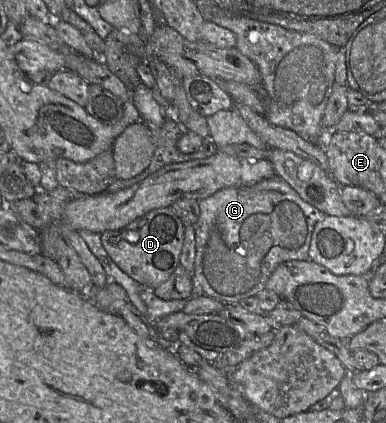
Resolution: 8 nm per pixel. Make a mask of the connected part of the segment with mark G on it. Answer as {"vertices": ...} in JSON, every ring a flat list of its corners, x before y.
{"vertices":[[274,175,249,186,228,187,198,201,200,214,195,227,196,255,193,280,197,294,224,304,238,304,265,289,274,270,283,262,309,259,309,247,315,225,326,214,304,201,281,177]]}

